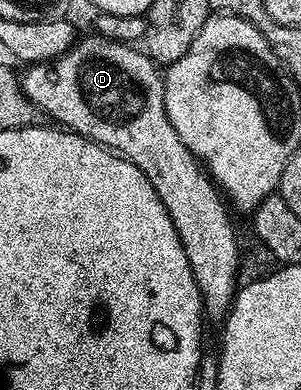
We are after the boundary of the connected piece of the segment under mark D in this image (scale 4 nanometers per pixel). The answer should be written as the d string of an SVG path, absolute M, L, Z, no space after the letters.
M99 35L91 36L81 36L71 49L53 61L27 66L23 70L25 73L22 73L24 94L39 105L41 114L48 116L49 113L57 126L77 133L79 137L97 141L113 153L119 153L134 163L142 175L146 175L150 187L154 187L158 199L162 199L162 207L166 207L170 223L174 223L178 231L182 251L186 251L190 271L200 292L203 316L207 320L209 317L212 321L223 323L228 319L232 301L238 292L236 281L240 268L240 245L236 241L236 229L228 218L229 206L222 200L217 186L196 156L188 150L186 143L182 143L182 139L178 139L178 131L174 131L166 115L164 78L157 63L146 52L132 45L123 45L120 41L111 41Z

